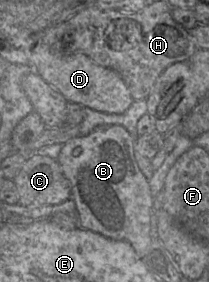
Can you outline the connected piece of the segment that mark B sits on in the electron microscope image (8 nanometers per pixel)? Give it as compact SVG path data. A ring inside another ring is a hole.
M121 125L99 127L88 135L75 137L65 143L58 155L64 175L70 181L79 226L116 241L127 241L142 258L151 244L151 218L154 213L149 180L141 172L134 157L135 140Z

